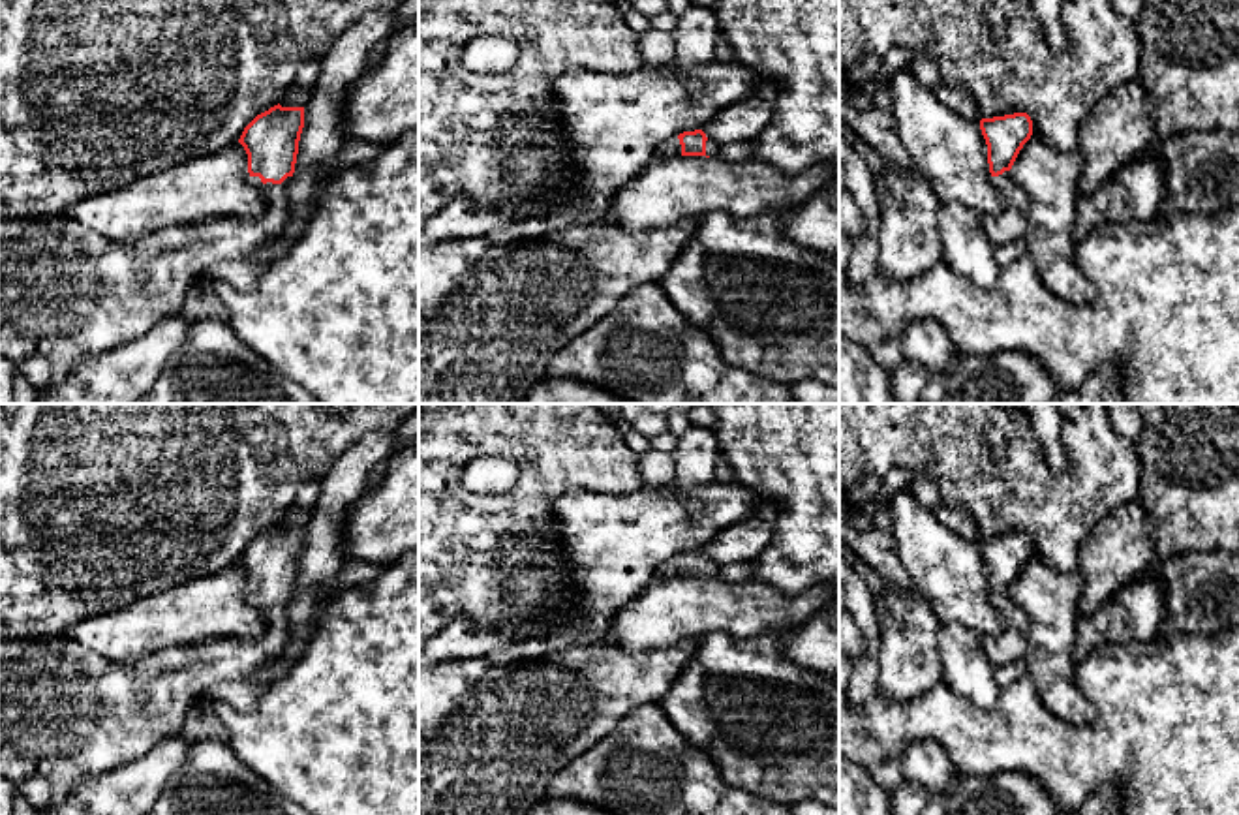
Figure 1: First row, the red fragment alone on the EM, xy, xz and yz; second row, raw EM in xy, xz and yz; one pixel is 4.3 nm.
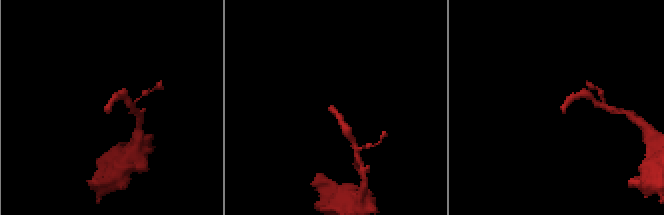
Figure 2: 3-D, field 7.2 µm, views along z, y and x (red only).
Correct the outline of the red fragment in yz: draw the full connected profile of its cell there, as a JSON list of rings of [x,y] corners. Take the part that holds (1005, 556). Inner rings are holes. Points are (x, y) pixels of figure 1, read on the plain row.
[[[1027,533],[982,539],[980,550],[987,565],[987,584],[995,608],[1004,618],[999,635],[982,635],[982,648],[997,670],[1017,659],[1025,659],[1031,646],[1031,620],[1014,601],[1012,586],[1032,556],[1032,541]]]

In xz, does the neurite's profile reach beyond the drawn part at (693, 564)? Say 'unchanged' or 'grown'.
grown

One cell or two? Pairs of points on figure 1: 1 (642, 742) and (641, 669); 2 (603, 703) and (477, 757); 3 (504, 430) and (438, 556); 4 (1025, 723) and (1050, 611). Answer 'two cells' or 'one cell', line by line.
1: two cells
2: one cell
3: one cell
4: two cells

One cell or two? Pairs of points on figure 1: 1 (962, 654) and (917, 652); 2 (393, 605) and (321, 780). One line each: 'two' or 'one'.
1: two
2: one

